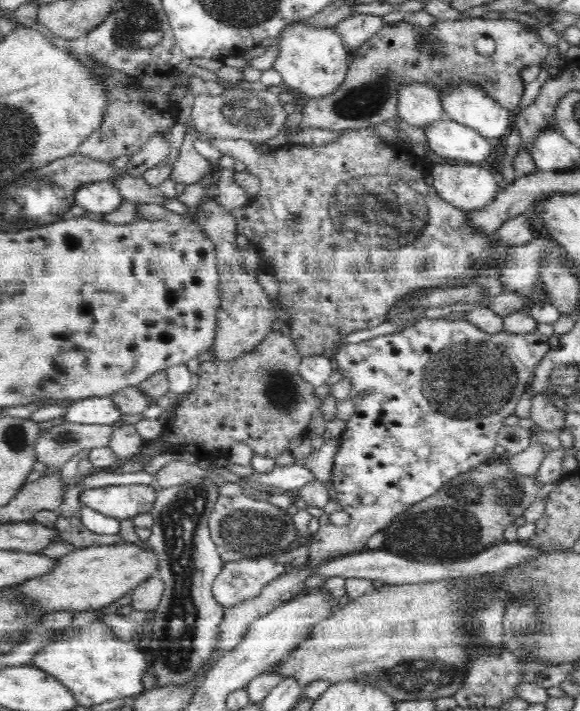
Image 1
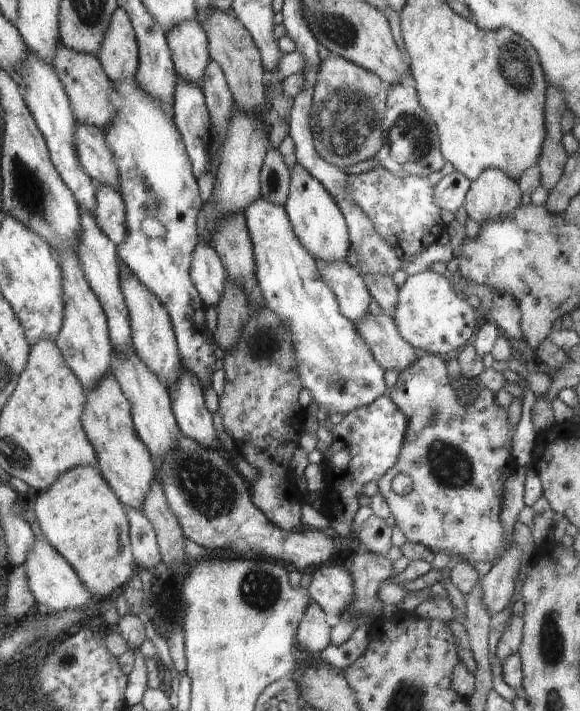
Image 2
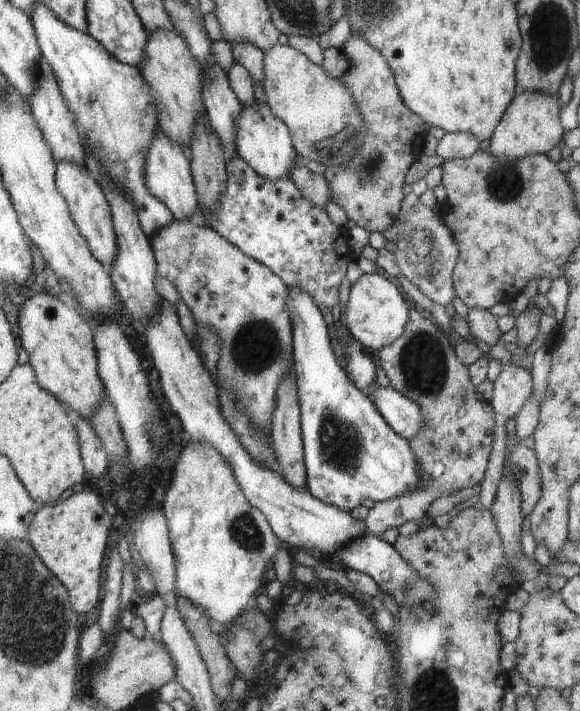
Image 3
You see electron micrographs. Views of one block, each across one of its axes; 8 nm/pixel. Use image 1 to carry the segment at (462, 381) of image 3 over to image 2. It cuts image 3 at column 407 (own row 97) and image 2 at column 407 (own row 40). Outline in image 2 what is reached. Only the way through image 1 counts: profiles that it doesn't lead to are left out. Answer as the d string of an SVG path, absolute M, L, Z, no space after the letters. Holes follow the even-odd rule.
M416 351L416 356L415 361L407 369L399 372L396 383L386 393L392 399L392 402L395 402L396 406L399 406L399 409L403 411L409 421L407 423L406 442L404 442L398 464L377 482L380 494L387 502L390 514L394 517L395 524L399 526L402 534L406 536L407 542L424 545L426 548L429 548L431 556L440 550L444 550L446 554L450 555L450 558L460 555L472 564L474 564L474 562L490 562L494 564L494 562L503 555L503 552L514 543L513 541L510 543L504 542L504 529L500 520L500 510L502 510L502 498L505 498L505 482L509 476L506 474L506 468L504 468L504 466L506 466L506 464L510 462L510 458L512 458L512 456L510 456L510 444L512 444L512 436L514 435L516 426L511 426L509 422L510 419L506 418L506 412L496 404L494 394L490 392L489 388L482 387L470 406L466 406L466 408L460 406L458 400L452 400L452 394L458 394L458 380L454 380L454 378L448 374L448 366L446 366L444 360L440 360L441 356L434 356L434 354L426 351ZM396 474L406 474L412 479L413 488L408 495L398 496L392 491L390 484Z

